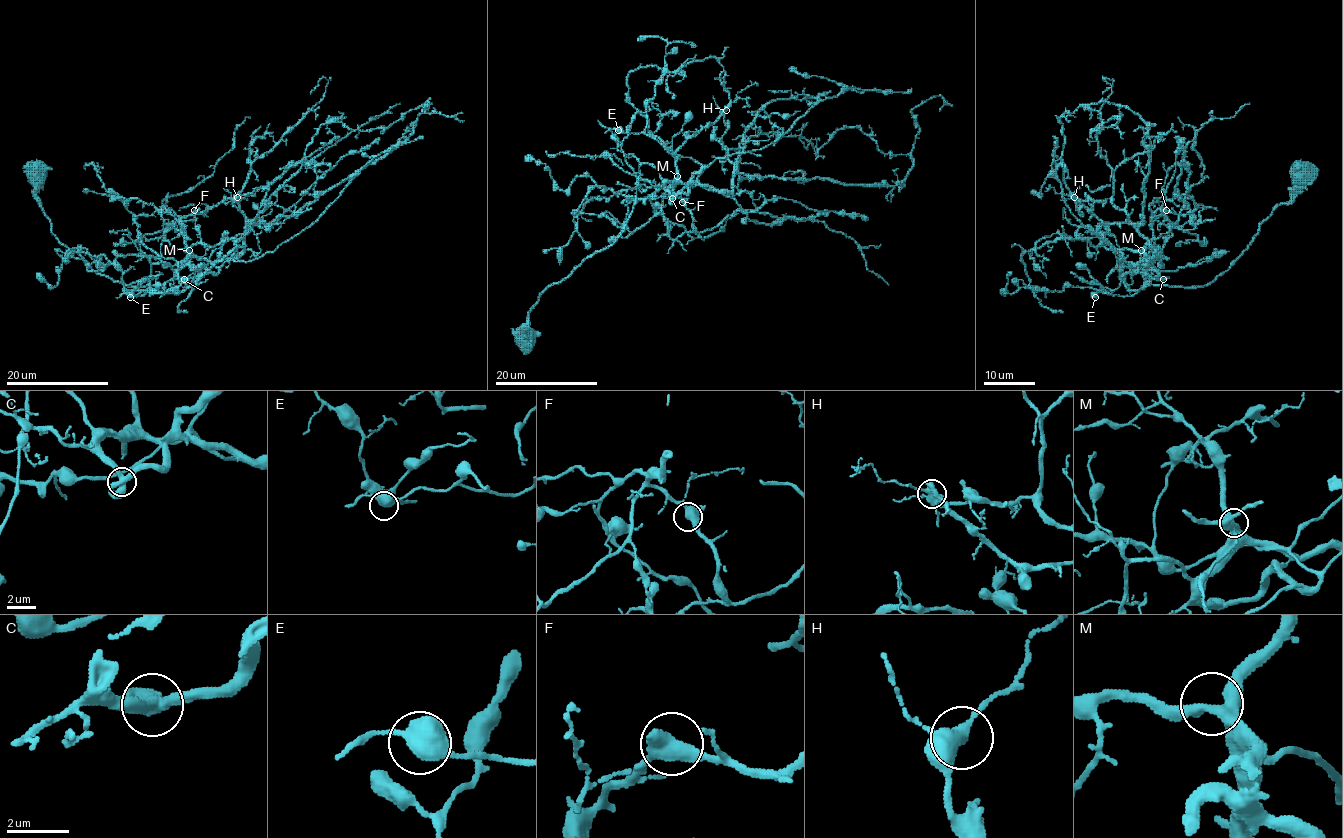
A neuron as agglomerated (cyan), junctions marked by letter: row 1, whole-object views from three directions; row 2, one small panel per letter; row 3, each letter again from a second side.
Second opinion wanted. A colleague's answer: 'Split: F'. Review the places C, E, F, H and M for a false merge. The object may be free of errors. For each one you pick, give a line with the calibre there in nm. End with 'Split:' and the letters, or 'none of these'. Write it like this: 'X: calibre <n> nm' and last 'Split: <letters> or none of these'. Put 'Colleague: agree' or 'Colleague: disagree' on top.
Colleague: disagree
Split: none of these

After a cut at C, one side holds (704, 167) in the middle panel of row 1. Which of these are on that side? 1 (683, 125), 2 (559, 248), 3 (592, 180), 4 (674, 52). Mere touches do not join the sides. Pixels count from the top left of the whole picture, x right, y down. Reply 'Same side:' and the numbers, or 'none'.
Same side: 1, 2, 3, 4

